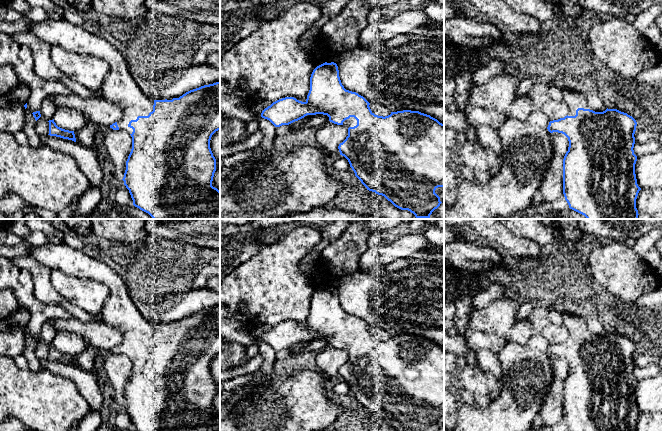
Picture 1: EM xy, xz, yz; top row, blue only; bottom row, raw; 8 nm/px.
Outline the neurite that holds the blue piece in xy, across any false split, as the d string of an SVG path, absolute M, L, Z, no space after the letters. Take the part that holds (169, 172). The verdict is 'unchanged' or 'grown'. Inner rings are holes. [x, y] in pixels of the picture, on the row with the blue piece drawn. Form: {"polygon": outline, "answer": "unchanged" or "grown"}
{"polygon": "M9 6L0 7L0 21L25 21L36 37L50 46L60 46L73 53L95 56L110 66L102 85L102 95L123 109L123 118L110 125L113 130L124 130L132 137L132 149L126 161L123 181L129 190L133 205L153 219L220 219L220 191L212 186L216 159L210 148L212 135L220 130L220 82L190 90L172 100L153 100L146 96L132 78L121 53L100 34L86 26L75 26L63 18L33 22Z", "answer": "grown"}

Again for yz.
{"polygon": "M568 89L563 90L563 101L567 104L568 107L567 115L564 118L550 121L547 129L550 133L558 132L564 134L569 141L568 151L566 152L563 159L563 194L569 205L569 208L584 215L587 219L638 219L639 214L636 208L636 199L641 188L637 184L635 174L637 156L634 154L633 150L635 144L634 134L637 126L636 120L627 113L621 112L617 109L607 108L603 112L595 112L590 110L586 101L586 96L576 91Z", "answer": "grown"}

